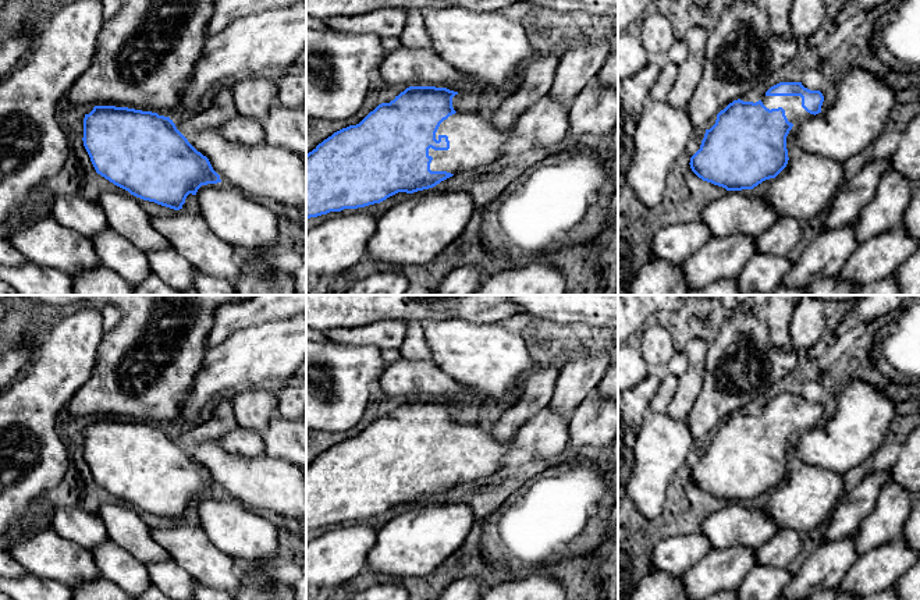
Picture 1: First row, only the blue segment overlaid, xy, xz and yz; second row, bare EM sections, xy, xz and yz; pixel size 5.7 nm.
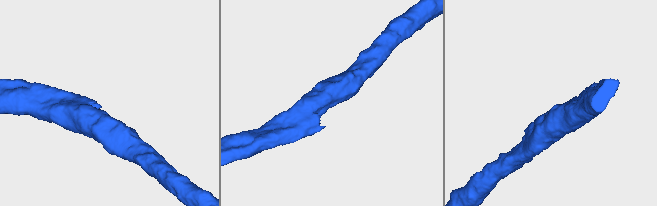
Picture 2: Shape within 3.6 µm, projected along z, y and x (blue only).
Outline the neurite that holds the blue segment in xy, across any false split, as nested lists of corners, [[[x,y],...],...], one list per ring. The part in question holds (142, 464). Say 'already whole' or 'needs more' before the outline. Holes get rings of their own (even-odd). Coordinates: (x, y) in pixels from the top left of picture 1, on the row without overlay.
needs more; [[[95,418],[84,430],[84,458],[97,486],[143,512],[180,522],[189,505],[196,507],[202,497],[224,494],[246,508],[269,510],[280,515],[306,521],[306,477],[298,468],[266,454],[244,458],[223,448],[220,443],[203,443],[187,451],[170,429],[128,419]]]

